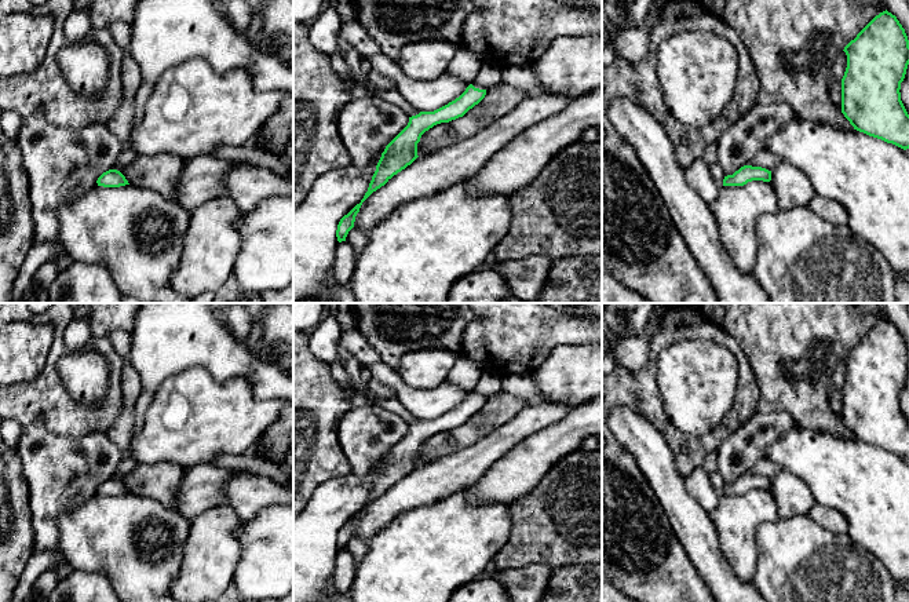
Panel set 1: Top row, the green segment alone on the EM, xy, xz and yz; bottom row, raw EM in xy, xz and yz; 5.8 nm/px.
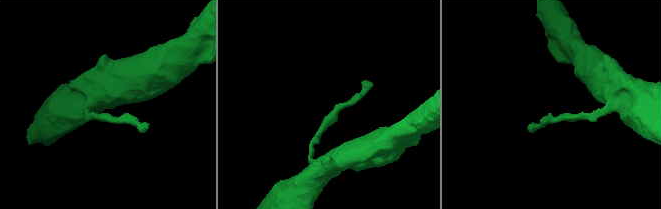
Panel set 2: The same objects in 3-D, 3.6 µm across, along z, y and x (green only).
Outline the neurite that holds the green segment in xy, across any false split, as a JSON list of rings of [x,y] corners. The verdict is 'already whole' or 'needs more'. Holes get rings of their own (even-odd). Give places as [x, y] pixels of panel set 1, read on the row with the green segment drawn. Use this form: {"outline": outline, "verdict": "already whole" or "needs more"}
{"outline": [[[109,169],[103,172],[98,178],[96,183],[98,186],[103,186],[103,187],[120,187],[120,186],[129,185],[125,176],[117,169]]], "verdict": "already whole"}

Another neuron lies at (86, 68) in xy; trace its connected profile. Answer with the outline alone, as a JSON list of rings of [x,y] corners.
[[[85,40],[59,50],[56,62],[69,87],[85,96],[99,96],[110,77],[107,54]]]

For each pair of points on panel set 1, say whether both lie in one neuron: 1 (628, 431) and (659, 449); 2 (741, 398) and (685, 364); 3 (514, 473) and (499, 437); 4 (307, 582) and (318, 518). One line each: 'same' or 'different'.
1: same
2: different
3: different
4: same

